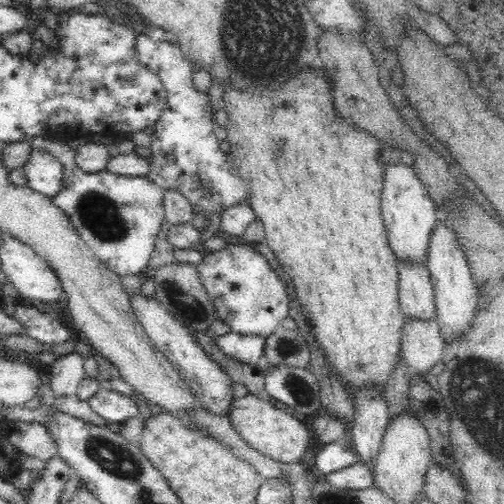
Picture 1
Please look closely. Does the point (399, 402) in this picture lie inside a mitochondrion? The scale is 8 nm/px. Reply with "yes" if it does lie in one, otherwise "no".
no

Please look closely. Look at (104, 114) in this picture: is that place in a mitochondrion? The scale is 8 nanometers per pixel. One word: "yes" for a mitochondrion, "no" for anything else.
no

